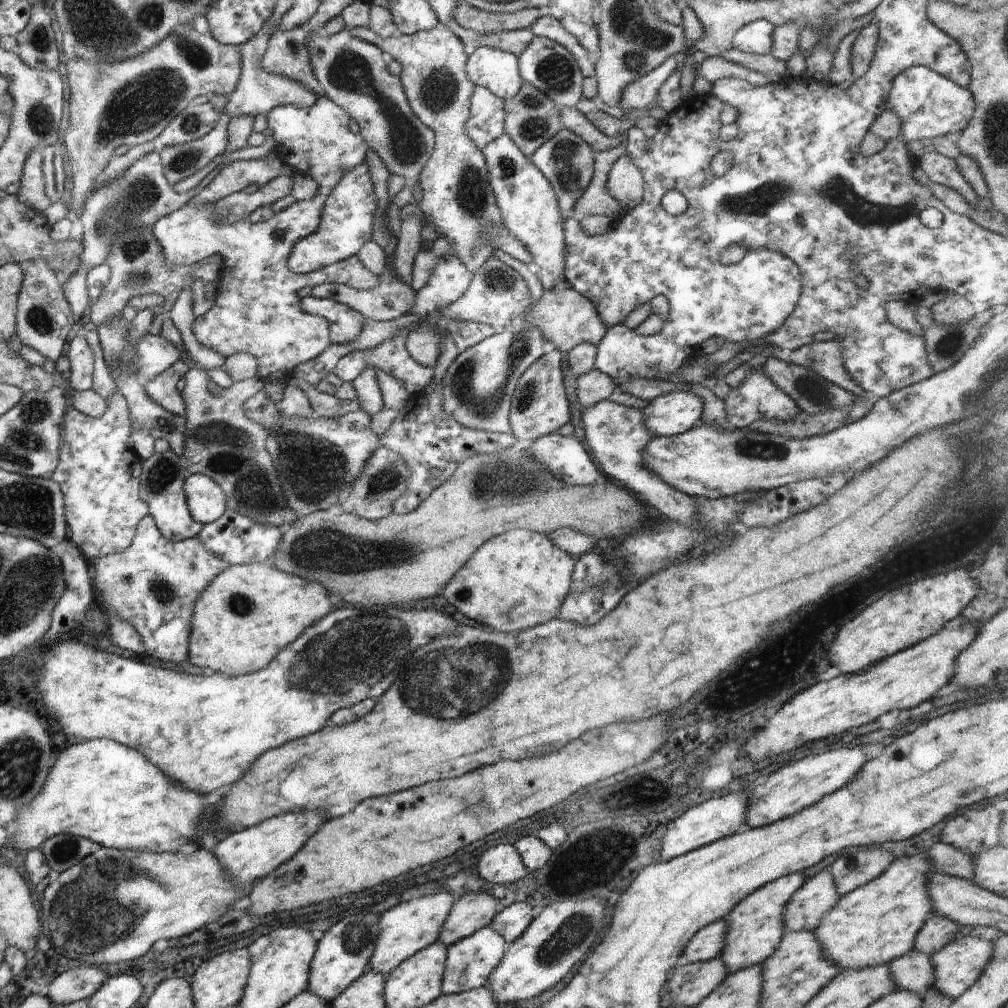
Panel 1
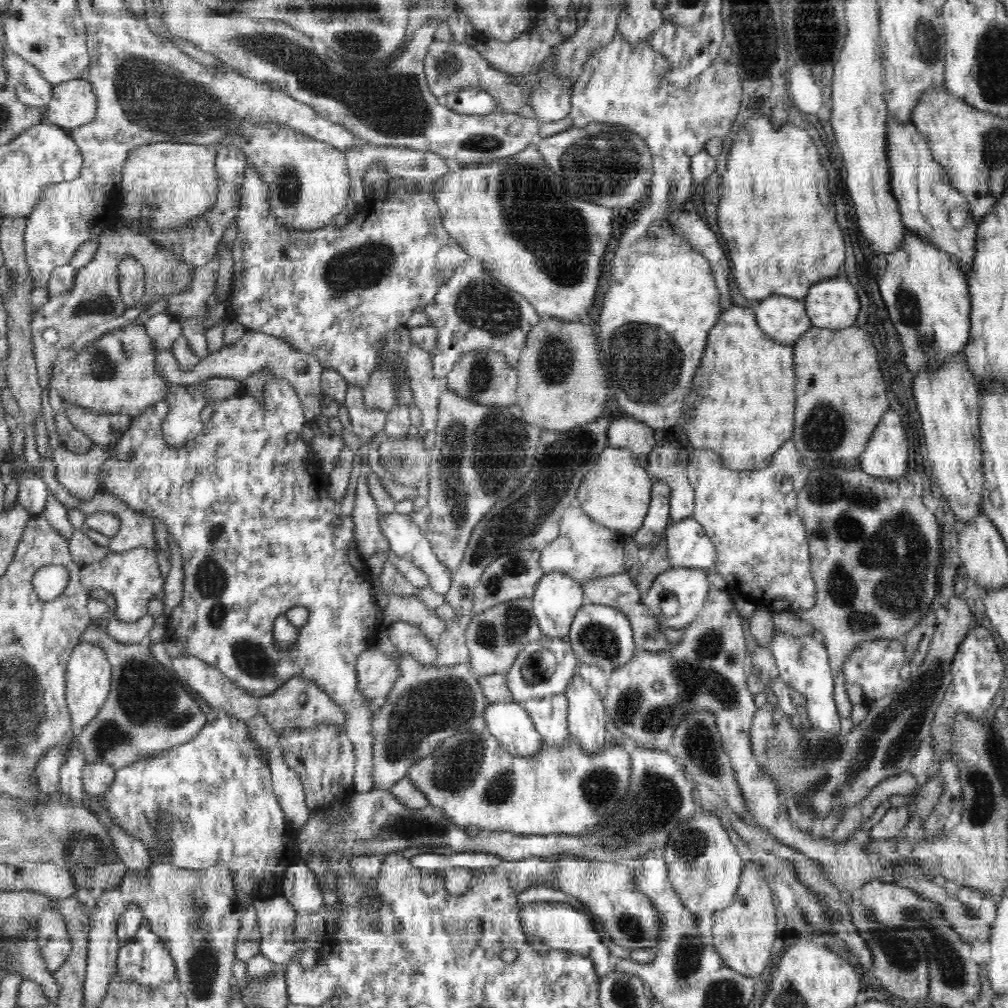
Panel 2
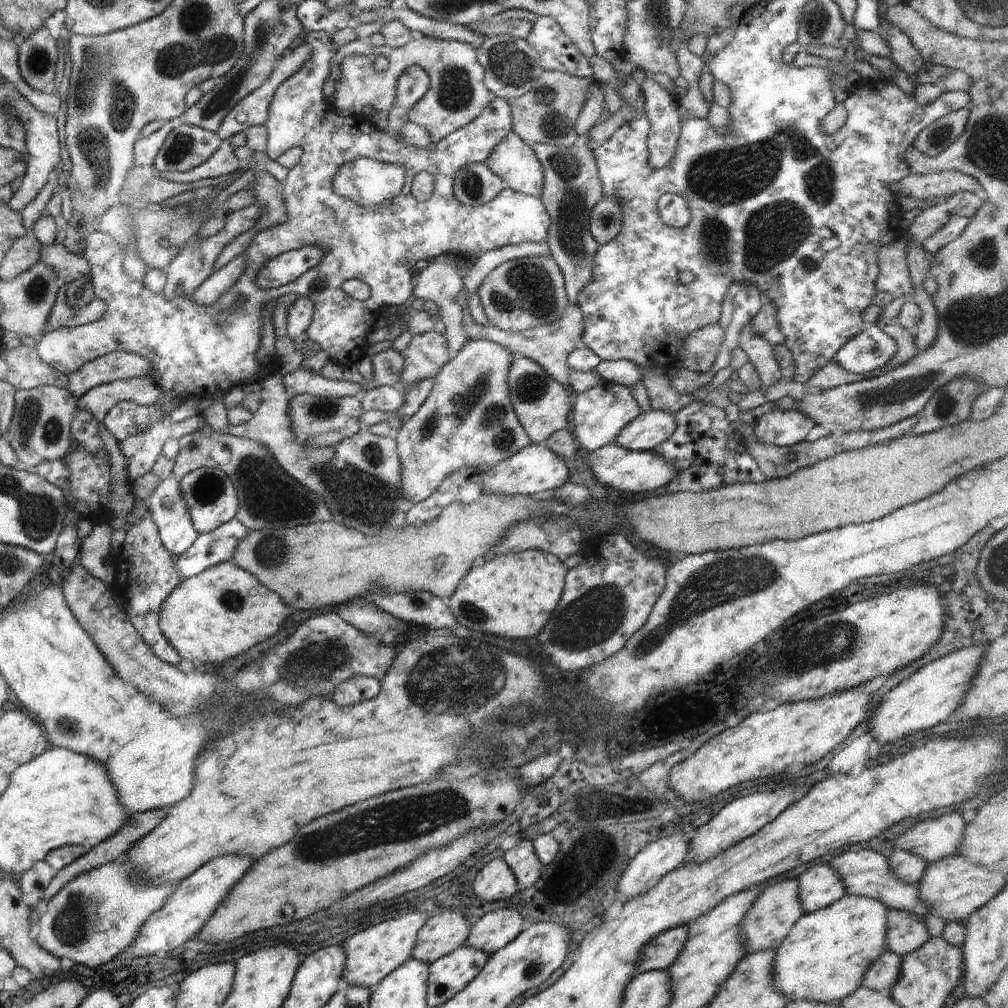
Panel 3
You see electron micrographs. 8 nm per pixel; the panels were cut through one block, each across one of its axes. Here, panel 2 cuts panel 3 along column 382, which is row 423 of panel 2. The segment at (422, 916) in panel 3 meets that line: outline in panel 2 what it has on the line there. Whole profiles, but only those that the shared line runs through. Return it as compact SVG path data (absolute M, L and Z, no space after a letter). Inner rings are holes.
M964 352L955 354L935 371L921 370L913 376L912 392L926 437L932 475L956 519L966 522L982 511L983 474L980 449L979 386Z

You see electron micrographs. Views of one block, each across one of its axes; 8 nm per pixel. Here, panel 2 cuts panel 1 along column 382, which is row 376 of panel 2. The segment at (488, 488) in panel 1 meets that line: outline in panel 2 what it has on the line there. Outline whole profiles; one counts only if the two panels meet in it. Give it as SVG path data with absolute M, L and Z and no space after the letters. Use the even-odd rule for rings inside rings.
M552 317L540 318L527 332L516 369L519 374L517 405L522 409L524 420L528 424L540 427L542 430L566 431L592 422L601 416L609 399L610 386L598 350L597 339L597 334L589 324Z

